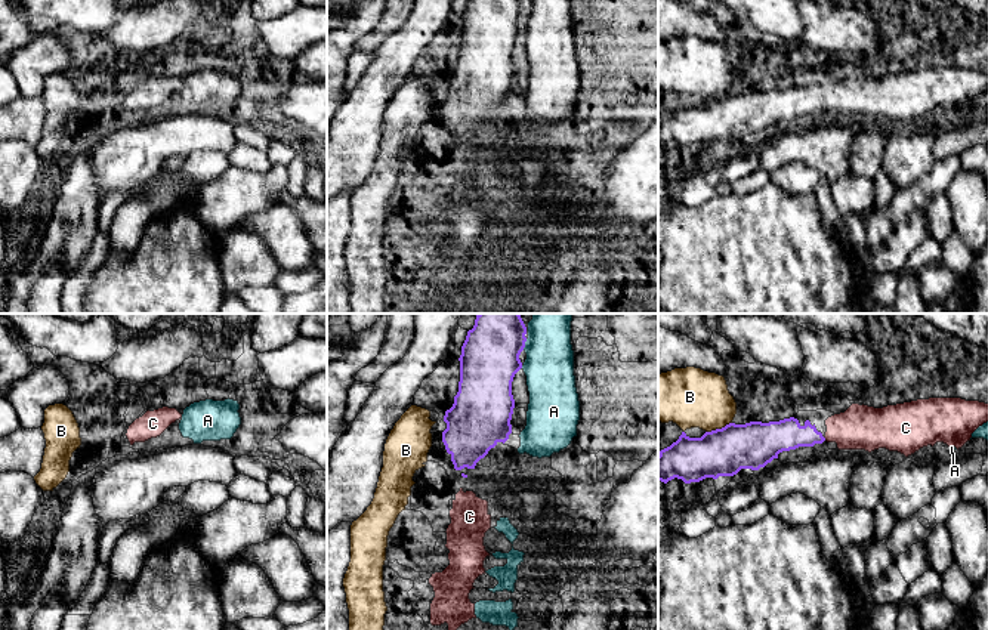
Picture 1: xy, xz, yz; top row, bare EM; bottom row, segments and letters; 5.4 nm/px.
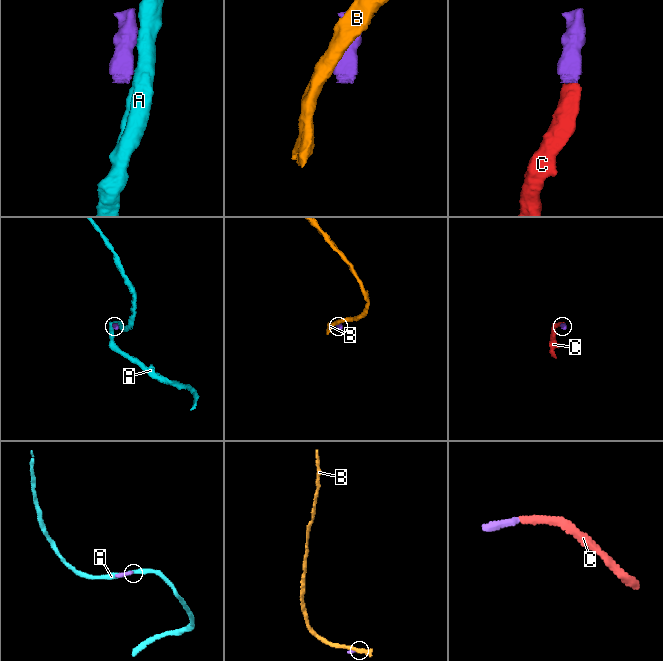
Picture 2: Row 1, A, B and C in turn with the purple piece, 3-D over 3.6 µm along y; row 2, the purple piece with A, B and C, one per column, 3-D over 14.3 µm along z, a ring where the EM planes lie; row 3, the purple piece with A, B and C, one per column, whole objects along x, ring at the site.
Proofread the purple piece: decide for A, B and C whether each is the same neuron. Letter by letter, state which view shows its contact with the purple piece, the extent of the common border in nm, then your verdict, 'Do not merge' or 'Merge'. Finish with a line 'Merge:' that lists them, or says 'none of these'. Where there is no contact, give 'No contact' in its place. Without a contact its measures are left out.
A: Touches purple in xz. Shared border 70 nm. Do not merge
B: Touches purple in yz. Shared border 160 nm. Do not merge
C: Touches purple in yz. Shared border 30 nm. Merge
Merge: C

